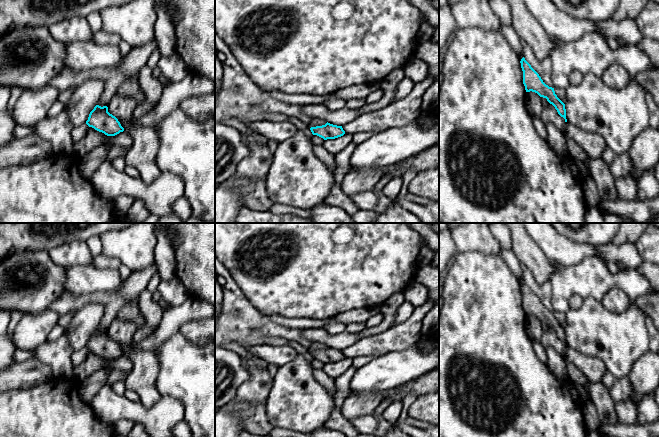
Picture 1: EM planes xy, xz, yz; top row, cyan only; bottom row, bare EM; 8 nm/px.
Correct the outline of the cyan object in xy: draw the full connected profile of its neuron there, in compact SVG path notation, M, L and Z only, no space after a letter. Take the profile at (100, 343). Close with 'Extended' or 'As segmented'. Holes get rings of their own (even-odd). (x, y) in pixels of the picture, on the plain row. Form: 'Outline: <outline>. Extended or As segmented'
Outline: M96 329L90 336L86 348L107 360L115 360L124 355L118 343L108 336L107 330Z. As segmented

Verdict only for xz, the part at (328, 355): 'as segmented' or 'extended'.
as segmented

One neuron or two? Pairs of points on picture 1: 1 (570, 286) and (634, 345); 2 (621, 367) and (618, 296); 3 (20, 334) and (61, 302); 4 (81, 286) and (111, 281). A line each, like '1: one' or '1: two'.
1: two
2: two
3: two
4: one

